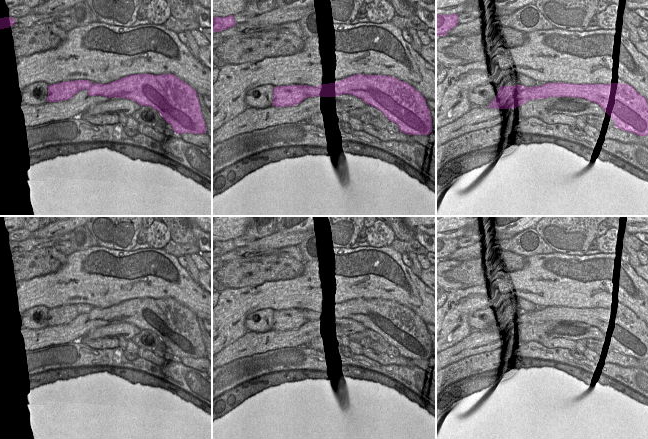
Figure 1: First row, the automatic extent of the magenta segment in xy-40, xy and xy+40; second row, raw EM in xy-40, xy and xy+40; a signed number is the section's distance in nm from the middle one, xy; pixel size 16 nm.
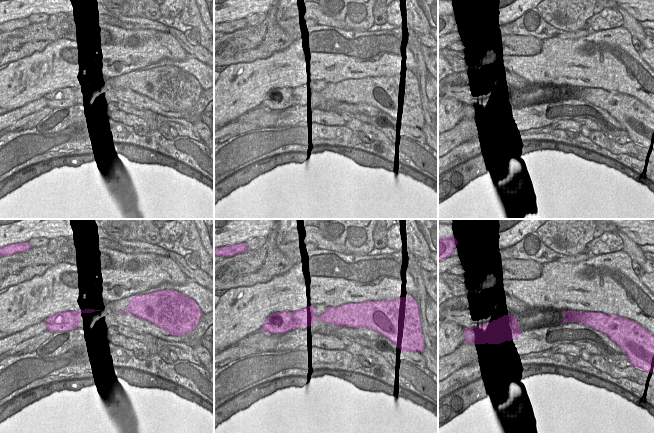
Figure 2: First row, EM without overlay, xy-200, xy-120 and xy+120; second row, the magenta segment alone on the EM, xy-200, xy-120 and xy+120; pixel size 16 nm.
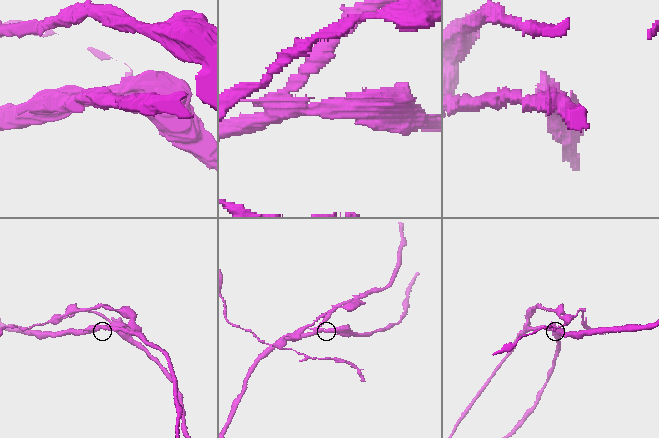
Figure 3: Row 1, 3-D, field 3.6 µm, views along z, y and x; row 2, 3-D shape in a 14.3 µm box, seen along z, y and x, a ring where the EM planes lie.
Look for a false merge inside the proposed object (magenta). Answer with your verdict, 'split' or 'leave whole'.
split

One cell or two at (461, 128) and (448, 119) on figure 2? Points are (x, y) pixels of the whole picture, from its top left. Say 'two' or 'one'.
two

